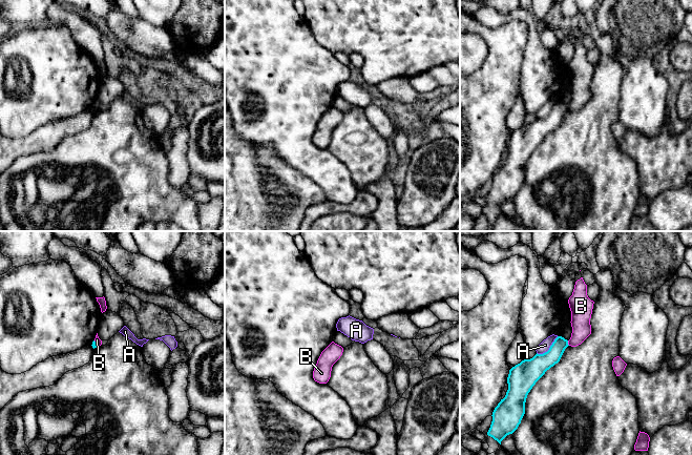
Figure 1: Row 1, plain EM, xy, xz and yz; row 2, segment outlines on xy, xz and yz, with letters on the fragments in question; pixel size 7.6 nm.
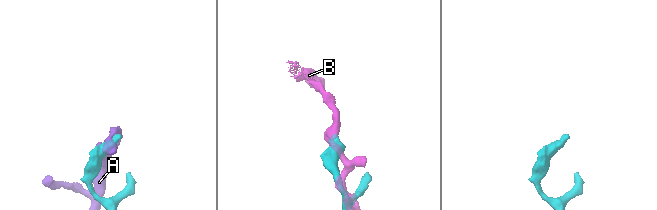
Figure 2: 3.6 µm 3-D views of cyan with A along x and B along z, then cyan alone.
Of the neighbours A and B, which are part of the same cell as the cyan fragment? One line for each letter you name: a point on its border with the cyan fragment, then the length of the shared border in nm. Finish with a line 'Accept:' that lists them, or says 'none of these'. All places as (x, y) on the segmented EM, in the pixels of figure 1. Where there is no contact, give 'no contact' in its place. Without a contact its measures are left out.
Accept: none of these

